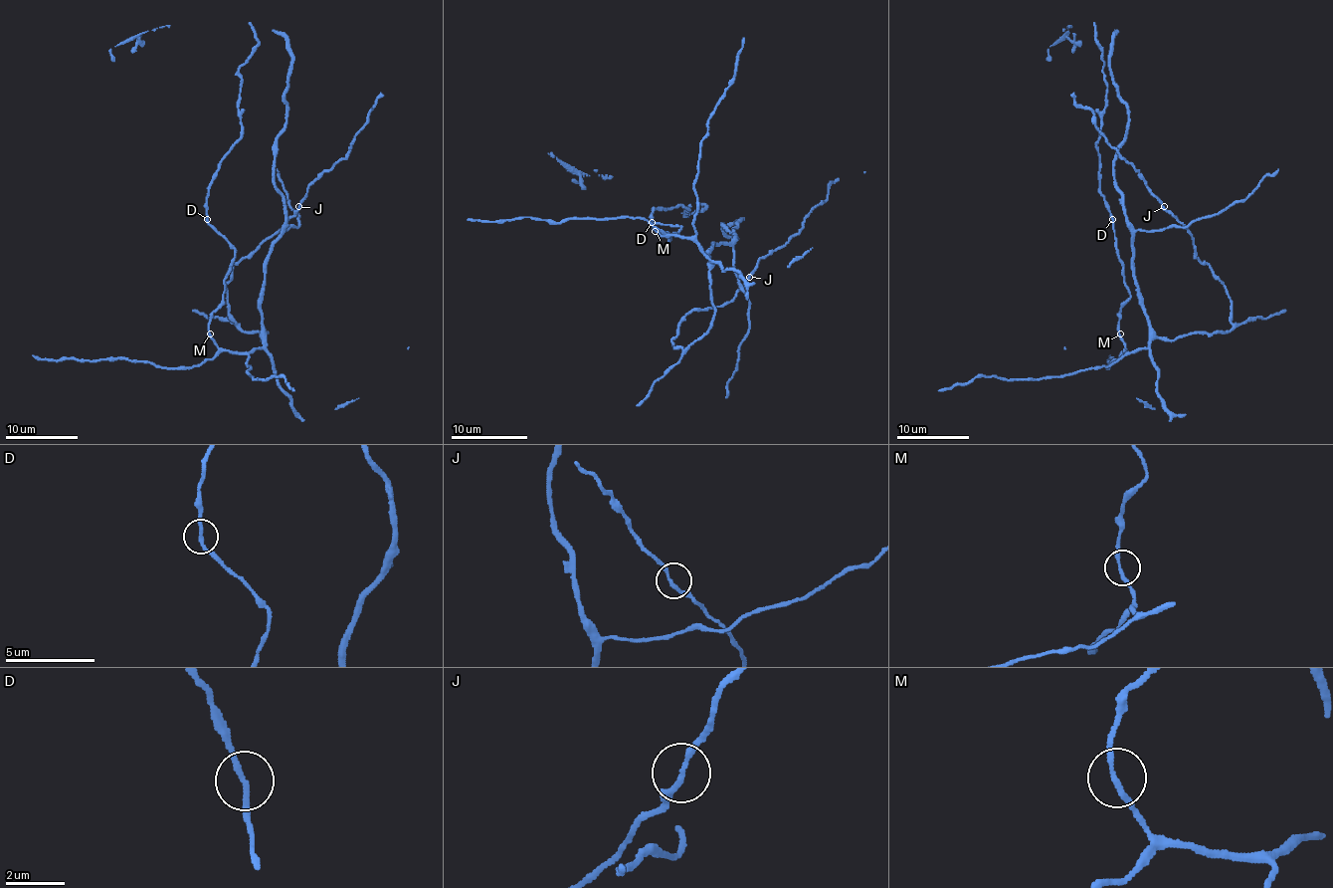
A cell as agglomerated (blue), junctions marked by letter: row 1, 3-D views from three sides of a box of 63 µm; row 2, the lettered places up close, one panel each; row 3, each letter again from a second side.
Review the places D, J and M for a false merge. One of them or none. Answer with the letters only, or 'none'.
none

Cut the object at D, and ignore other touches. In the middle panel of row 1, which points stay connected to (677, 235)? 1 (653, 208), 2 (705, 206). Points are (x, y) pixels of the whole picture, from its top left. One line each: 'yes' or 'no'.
1: no
2: no

